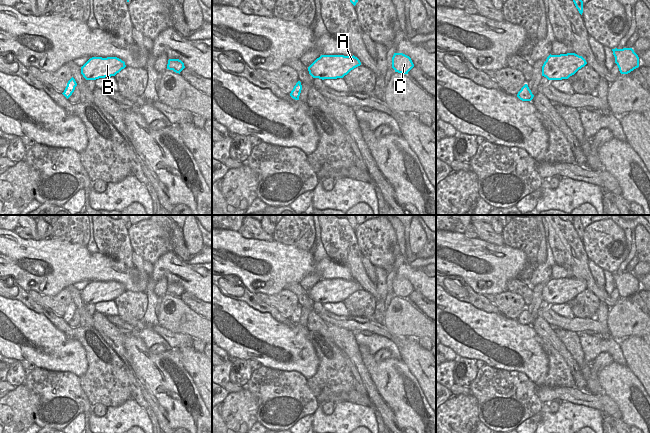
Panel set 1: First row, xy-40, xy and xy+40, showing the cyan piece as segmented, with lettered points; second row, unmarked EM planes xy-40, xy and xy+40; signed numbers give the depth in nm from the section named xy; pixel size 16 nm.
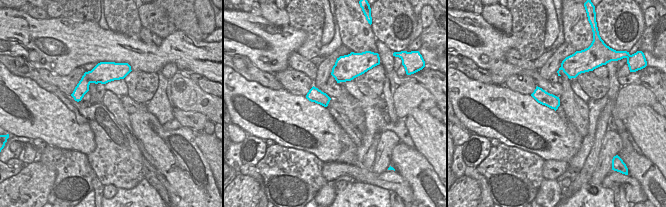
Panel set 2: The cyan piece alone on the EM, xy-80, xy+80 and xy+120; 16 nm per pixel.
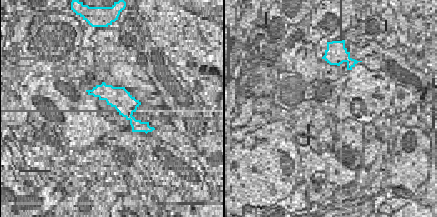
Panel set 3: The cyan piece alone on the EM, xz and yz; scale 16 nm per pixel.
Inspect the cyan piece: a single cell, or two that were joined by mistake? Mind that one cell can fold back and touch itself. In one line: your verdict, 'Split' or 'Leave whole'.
Leave whole.

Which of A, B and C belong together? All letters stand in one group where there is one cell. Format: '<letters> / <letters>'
A B C

